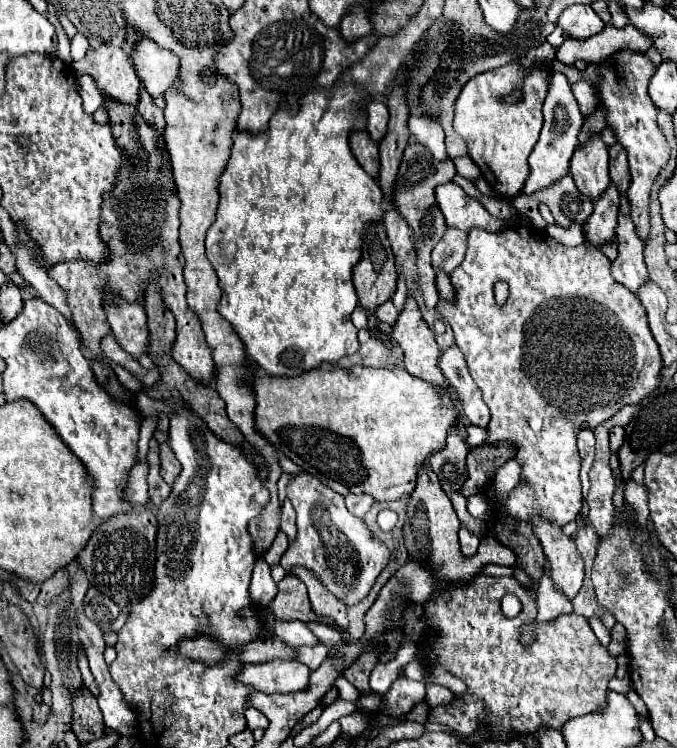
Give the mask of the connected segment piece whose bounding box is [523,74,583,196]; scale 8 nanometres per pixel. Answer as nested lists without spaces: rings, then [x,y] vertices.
[[[553,74],[551,76],[549,94],[547,94],[547,100],[543,104],[543,118],[545,118],[545,124],[543,124],[539,142],[535,144],[533,152],[529,154],[531,174],[529,174],[525,188],[523,188],[523,192],[527,196],[559,182],[563,176],[569,174],[569,160],[571,160],[575,146],[577,146],[577,134],[583,126],[583,116],[579,112],[579,104],[571,92],[571,86],[569,86],[565,74]]]

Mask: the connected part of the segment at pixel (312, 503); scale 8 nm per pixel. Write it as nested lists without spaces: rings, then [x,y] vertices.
[[[307,472],[297,474],[289,482],[287,498],[297,512],[297,538],[289,542],[289,548],[281,556],[279,564],[287,570],[287,574],[291,574],[295,566],[303,566],[311,570],[339,602],[345,606],[359,604],[389,564],[389,548],[367,528],[361,518],[349,514],[341,494],[325,488]]]

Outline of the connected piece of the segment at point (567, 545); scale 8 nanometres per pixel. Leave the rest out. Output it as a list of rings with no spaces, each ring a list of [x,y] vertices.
[[[535,524],[535,534],[541,540],[549,564],[549,576],[557,590],[569,600],[575,598],[585,576],[583,560],[575,548],[575,542],[565,536],[561,528],[553,528],[553,524]]]

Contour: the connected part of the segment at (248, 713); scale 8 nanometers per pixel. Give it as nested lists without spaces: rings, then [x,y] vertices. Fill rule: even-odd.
[[[245,708],[245,720],[247,720],[247,728],[255,730],[255,728],[267,728],[269,720],[265,718],[263,712],[259,712],[257,708]]]

